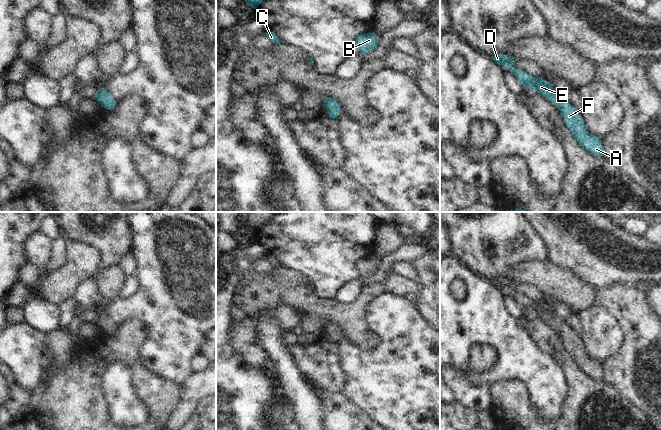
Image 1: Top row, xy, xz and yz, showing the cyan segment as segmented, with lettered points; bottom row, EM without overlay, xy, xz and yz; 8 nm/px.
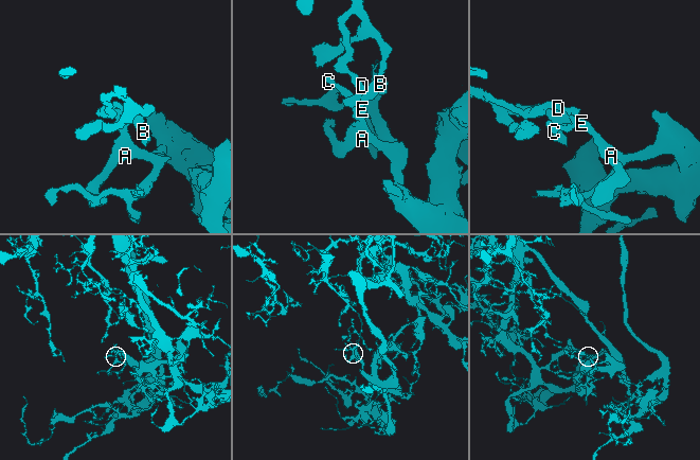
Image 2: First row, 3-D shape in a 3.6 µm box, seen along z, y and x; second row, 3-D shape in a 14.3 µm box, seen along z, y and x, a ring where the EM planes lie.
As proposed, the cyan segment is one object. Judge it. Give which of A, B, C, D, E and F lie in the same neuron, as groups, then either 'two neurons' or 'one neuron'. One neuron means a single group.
groups A B C D E F; one neuron

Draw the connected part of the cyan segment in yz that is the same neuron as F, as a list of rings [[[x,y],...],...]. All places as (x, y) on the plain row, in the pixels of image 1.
[[[499,277],[491,282],[499,289],[509,292],[511,297],[525,312],[531,312],[533,316],[538,316],[547,321],[560,334],[567,351],[586,376],[593,380],[603,380],[604,371],[602,363],[588,356],[583,341],[569,325],[564,324],[556,318],[550,306],[543,302],[535,302],[518,292],[513,292],[514,281],[509,278]]]

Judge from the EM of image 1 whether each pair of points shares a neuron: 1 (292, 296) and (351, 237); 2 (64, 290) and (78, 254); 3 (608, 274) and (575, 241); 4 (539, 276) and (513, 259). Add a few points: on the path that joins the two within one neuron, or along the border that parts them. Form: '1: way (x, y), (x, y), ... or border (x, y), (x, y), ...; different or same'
1: border (288, 267), (300, 272), (308, 280); different
2: way (65, 281), (78, 268), (78, 263); same
3: way (600, 266), (583, 249); same
4: border (543, 260), (522, 262), (509, 271), (508, 277); different

